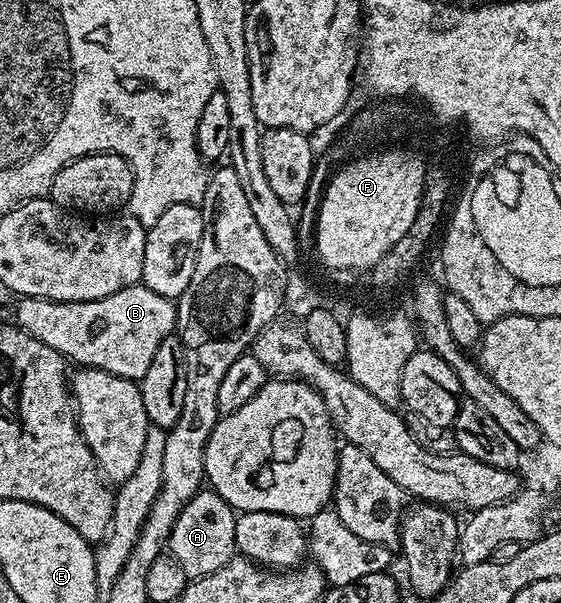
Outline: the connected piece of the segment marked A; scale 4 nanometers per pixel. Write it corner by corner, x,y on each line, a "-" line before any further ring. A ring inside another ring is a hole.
212,490
196,492
187,506
183,506
169,535
167,552
175,558
175,562
179,562
179,566
183,566
183,574
187,574
189,581
215,574
219,566
227,566
227,562
233,559
237,552
237,517
234,508
218,492

